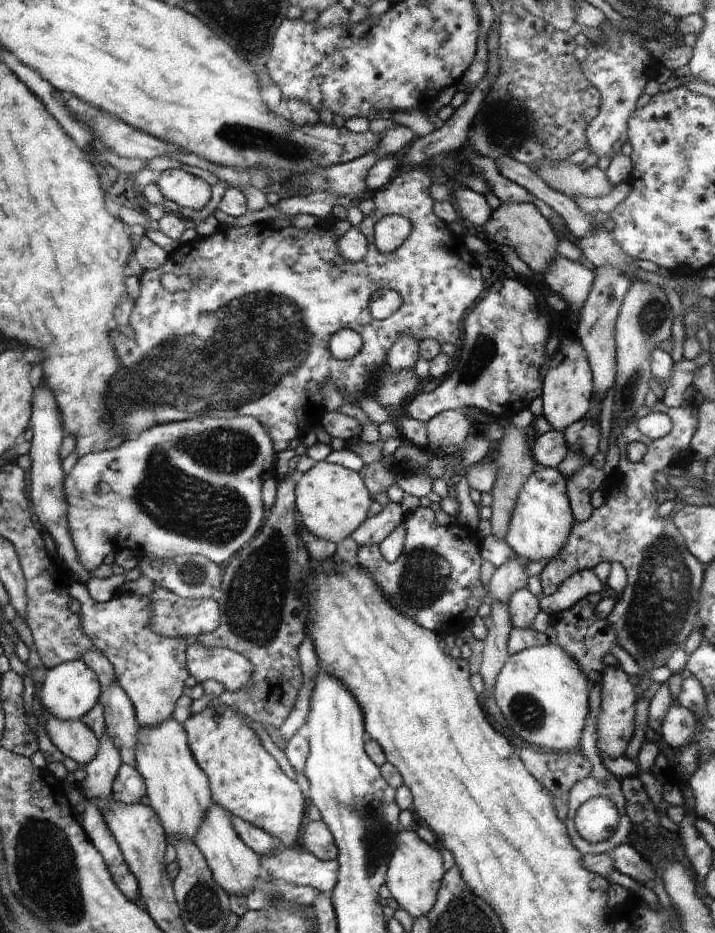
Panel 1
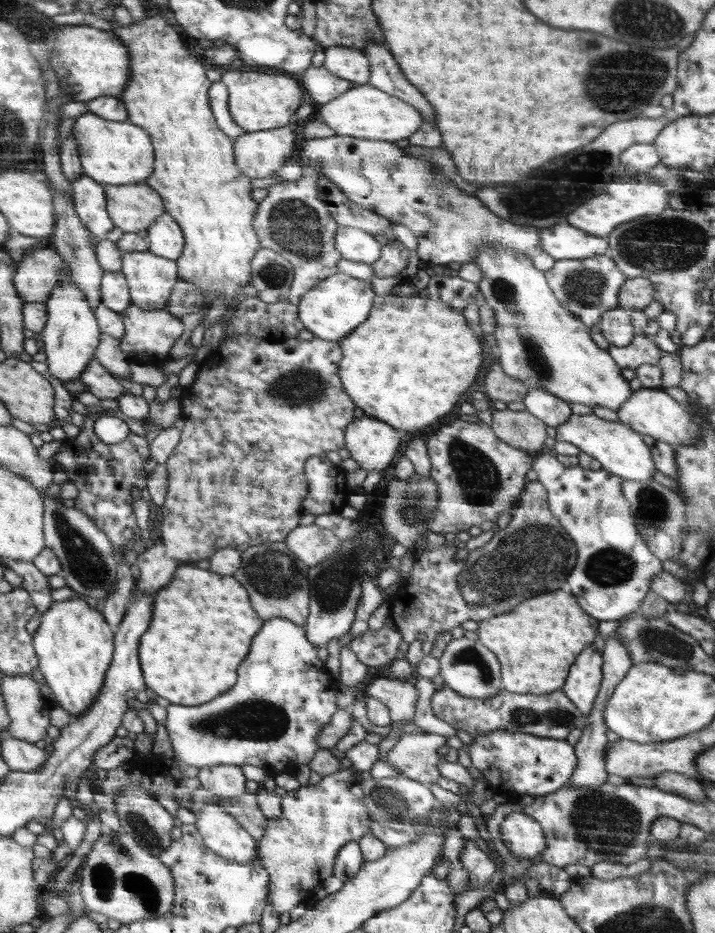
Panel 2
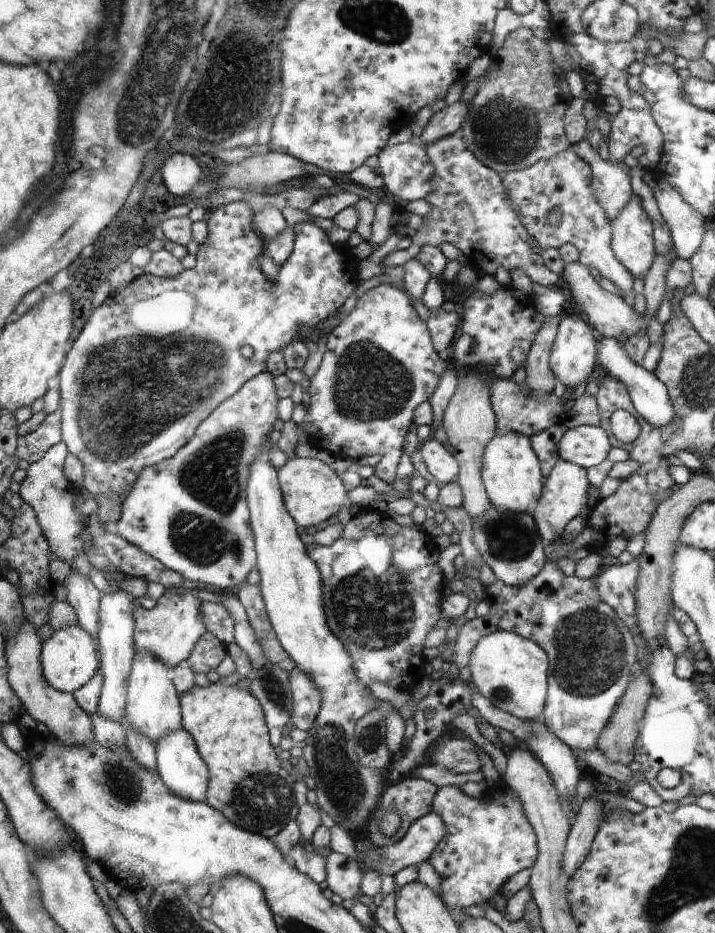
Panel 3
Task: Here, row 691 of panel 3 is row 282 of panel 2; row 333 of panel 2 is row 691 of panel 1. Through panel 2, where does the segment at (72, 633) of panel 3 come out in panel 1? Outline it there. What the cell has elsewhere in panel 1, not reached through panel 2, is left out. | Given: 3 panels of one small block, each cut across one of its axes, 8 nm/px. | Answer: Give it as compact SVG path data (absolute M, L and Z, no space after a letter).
M70 661L48 670L41 688L41 702L43 708L52 712L54 716L68 720L68 722L78 722L84 720L84 716L88 716L98 706L103 691L104 687L100 682L100 677L88 666L86 661Z

